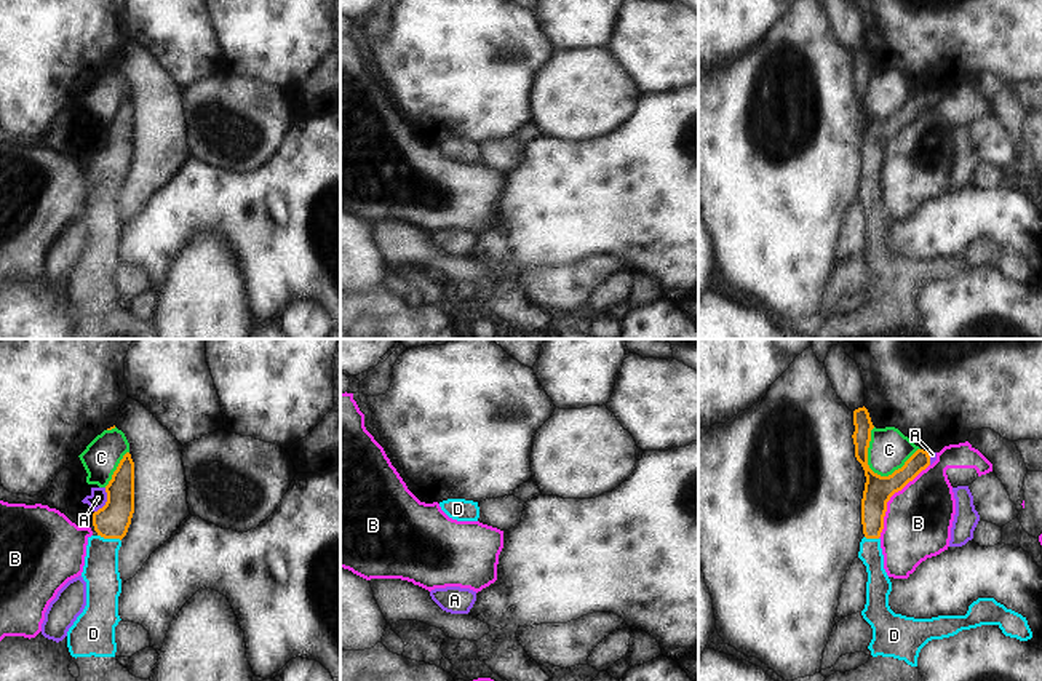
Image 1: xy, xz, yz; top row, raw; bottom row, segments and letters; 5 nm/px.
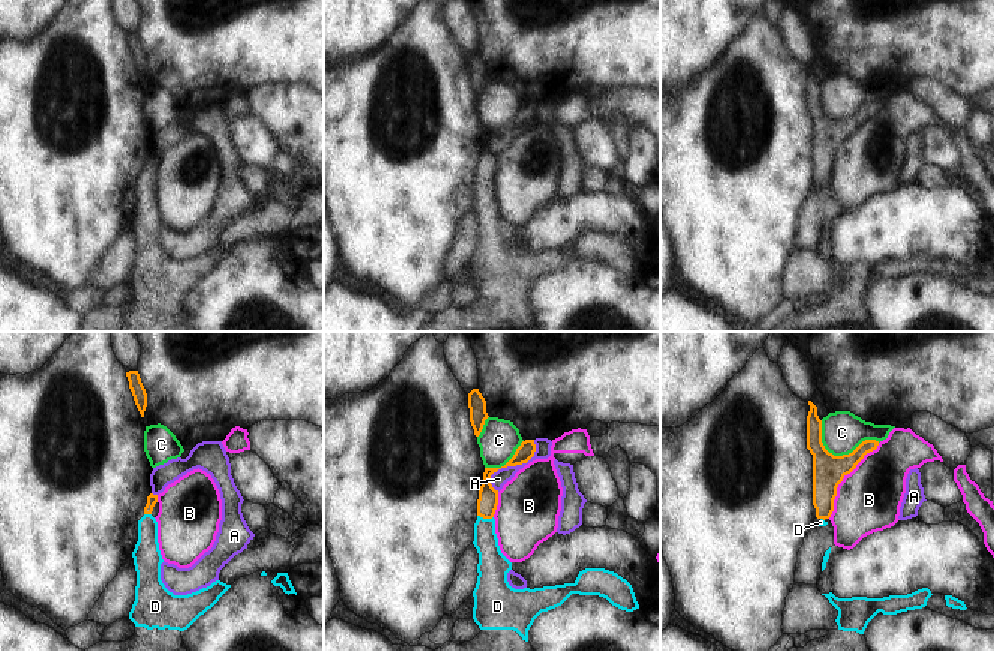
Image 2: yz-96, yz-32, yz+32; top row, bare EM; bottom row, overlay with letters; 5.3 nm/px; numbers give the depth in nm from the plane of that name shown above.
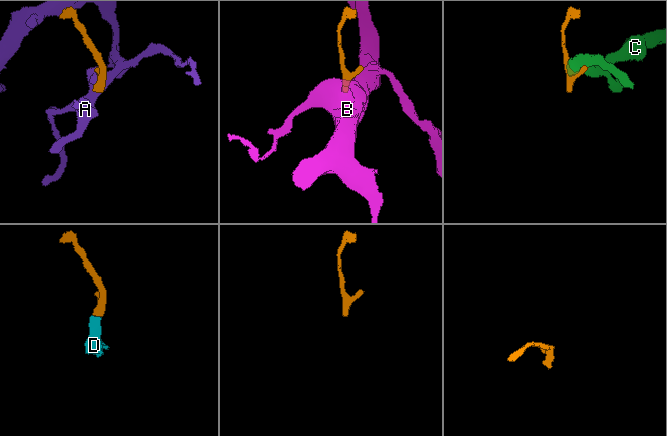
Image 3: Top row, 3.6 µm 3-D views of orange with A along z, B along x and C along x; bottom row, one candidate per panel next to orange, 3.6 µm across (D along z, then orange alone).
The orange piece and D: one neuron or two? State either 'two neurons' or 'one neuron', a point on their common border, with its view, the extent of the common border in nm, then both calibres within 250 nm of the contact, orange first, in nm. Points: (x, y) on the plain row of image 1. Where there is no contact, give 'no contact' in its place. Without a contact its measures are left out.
one neuron | xy (109, 179) | 120 nm | 170/180 nm

